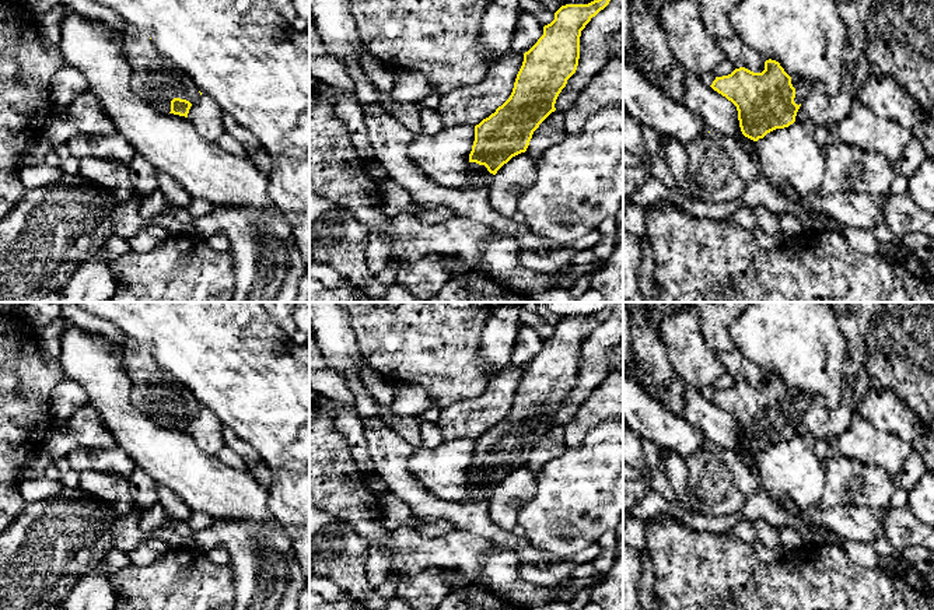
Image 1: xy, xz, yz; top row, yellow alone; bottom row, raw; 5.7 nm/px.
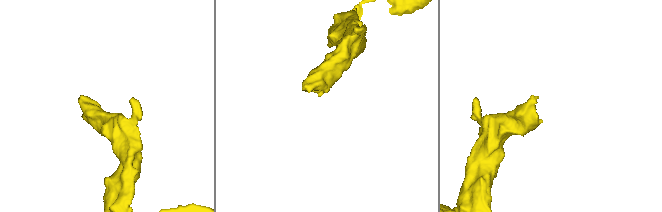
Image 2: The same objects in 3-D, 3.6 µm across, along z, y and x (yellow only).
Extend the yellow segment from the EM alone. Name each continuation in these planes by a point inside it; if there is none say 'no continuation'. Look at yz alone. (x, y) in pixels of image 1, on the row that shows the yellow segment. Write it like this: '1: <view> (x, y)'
1: yz (803, 88)

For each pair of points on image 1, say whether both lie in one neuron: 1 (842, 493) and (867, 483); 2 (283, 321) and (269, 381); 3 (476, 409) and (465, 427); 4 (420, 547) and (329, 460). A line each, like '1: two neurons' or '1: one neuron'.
1: one neuron
2: two neurons
3: one neuron
4: one neuron

